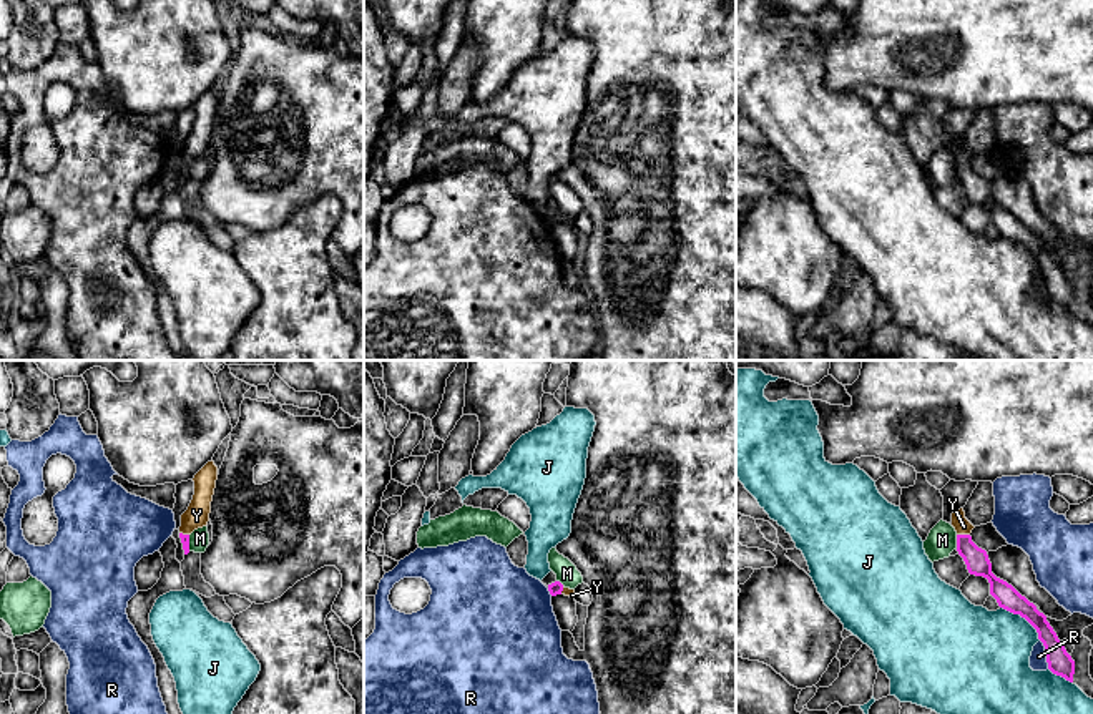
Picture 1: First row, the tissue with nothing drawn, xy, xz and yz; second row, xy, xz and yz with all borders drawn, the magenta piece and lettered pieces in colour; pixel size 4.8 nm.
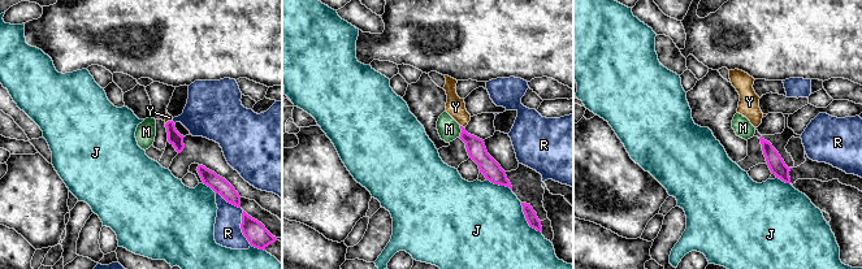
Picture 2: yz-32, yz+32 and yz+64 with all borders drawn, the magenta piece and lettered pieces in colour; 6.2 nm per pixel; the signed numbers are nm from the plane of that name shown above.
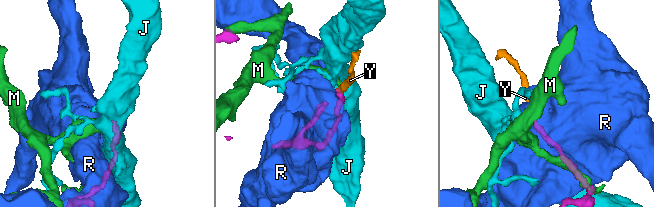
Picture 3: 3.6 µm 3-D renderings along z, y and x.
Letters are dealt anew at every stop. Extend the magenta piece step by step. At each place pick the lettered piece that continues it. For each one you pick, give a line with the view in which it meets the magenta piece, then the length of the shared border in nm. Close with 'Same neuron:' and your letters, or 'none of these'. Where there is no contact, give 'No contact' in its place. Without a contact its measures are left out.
Y: Touches magenta in yz. Shared border 60 nm
Same neuron: Y

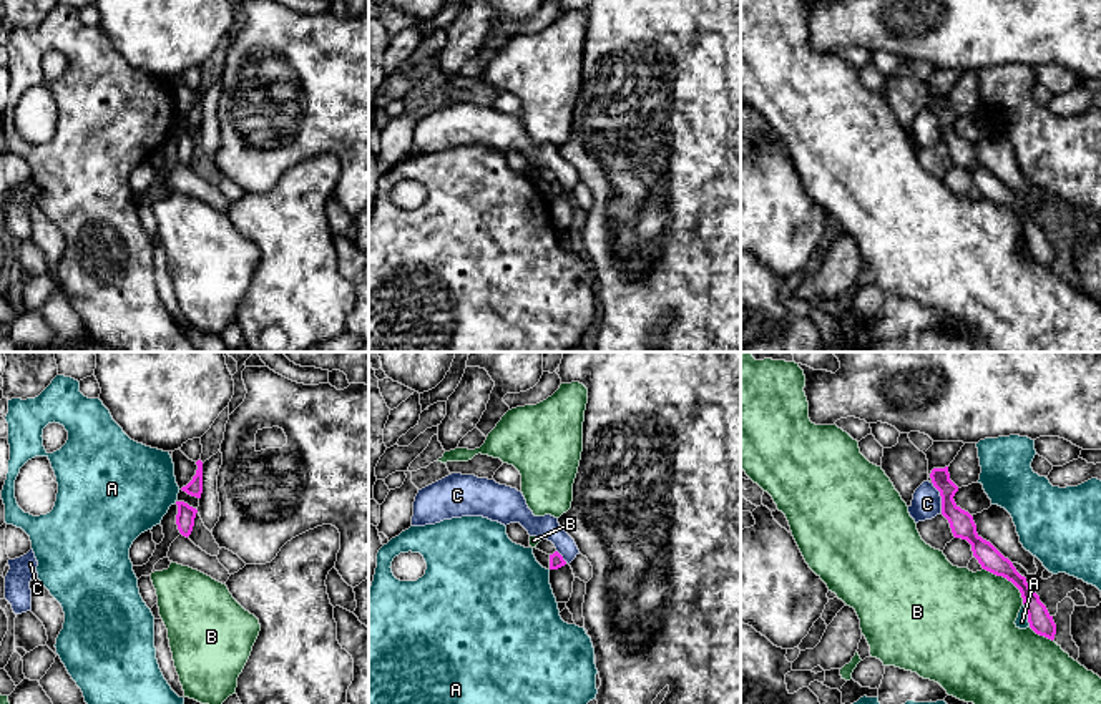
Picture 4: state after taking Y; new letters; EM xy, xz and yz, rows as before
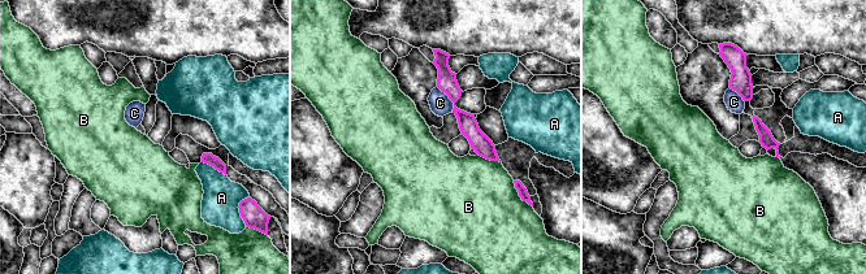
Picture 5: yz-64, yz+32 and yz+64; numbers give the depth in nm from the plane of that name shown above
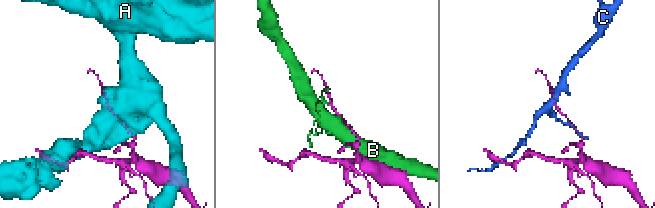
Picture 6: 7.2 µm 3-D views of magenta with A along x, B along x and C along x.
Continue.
Same neuron: none of these

